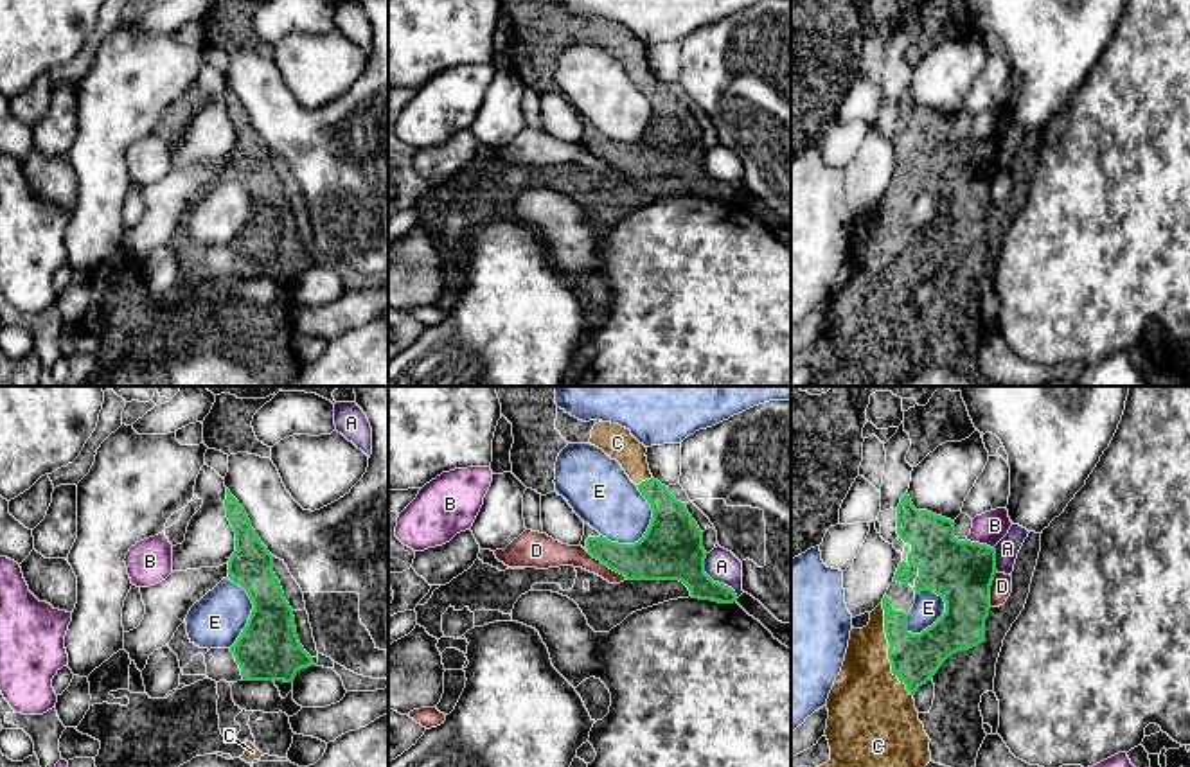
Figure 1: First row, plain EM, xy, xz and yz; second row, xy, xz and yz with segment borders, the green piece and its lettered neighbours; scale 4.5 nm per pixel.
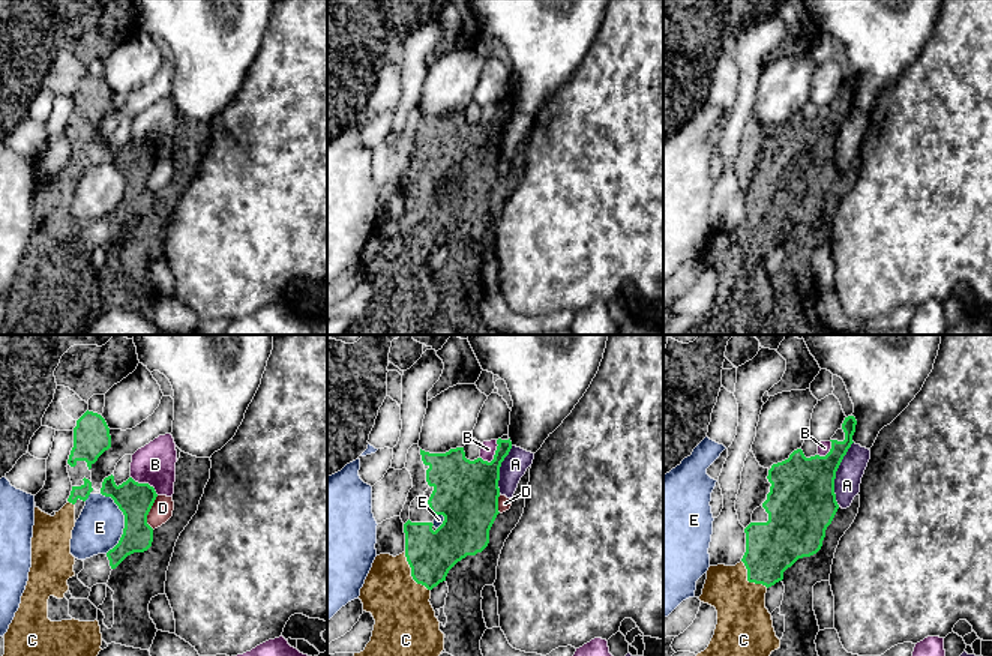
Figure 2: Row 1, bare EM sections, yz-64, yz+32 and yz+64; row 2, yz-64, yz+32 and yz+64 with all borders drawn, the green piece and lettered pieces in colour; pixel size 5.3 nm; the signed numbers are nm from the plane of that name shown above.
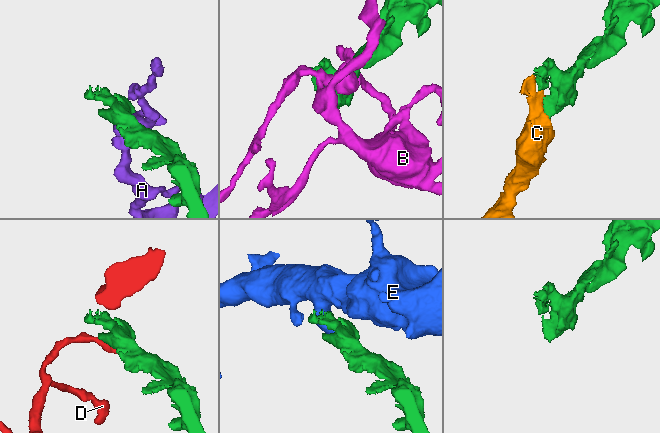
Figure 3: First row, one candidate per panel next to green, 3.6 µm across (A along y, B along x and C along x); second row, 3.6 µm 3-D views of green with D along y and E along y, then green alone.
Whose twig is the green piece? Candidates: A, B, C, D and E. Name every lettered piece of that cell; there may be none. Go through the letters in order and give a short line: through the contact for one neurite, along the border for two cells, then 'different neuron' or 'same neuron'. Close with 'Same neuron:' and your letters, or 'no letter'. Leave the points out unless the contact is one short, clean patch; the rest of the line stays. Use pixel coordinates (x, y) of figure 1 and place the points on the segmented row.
A: different neuron
B: different neuron
C: same neuron
D: line xz (586, 552), (626, 577); different neuron
E: line yz (933, 590), (942, 599), (944, 611), (919, 633), (908, 633); different neuron
Same neuron: C

